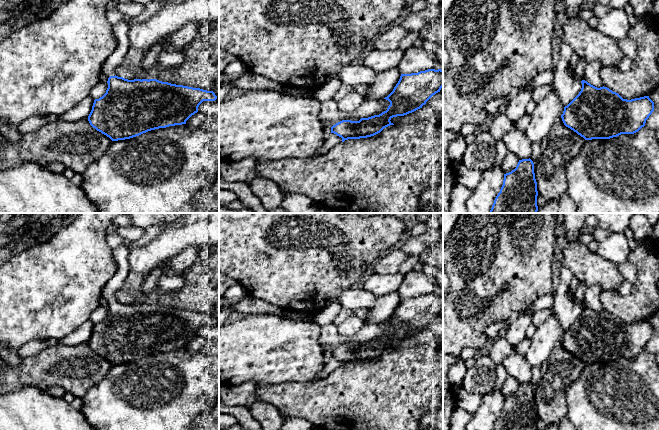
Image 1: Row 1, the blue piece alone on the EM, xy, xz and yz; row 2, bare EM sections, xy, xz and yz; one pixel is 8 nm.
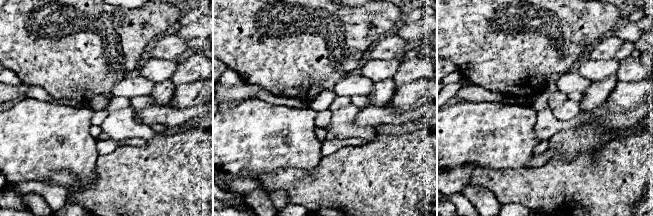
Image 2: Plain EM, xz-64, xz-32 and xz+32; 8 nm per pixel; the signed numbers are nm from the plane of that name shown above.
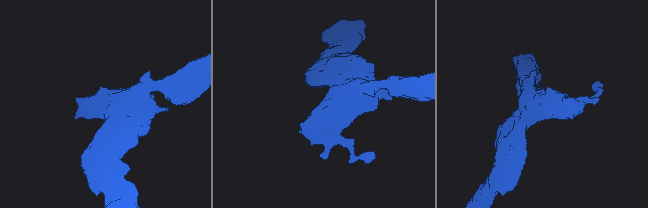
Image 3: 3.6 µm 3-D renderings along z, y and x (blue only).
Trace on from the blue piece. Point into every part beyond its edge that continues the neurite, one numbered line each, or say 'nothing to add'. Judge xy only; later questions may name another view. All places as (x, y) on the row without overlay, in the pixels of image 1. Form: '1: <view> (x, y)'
1: xy (120, 254)

